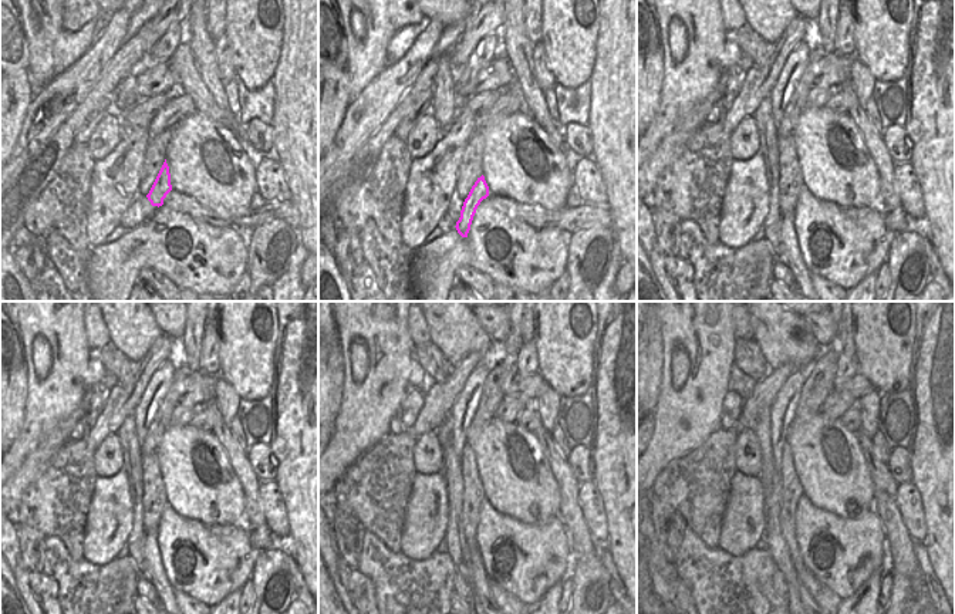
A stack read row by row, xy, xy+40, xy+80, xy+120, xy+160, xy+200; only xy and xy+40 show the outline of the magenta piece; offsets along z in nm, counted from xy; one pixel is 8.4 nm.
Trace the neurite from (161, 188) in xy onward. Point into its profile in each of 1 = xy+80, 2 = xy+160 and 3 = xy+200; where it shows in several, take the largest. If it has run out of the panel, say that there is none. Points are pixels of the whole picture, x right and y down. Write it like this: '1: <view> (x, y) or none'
1: xy+80 (789, 252)
2: xy+160 (479, 579)
3: xy+200 (803, 590)

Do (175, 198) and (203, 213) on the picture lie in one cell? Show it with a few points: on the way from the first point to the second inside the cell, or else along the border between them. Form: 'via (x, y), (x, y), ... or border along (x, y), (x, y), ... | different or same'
via (182, 203), (196, 211) | same

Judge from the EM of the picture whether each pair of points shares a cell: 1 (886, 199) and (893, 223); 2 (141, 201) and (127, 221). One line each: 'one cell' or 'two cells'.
1: two cells
2: one cell

